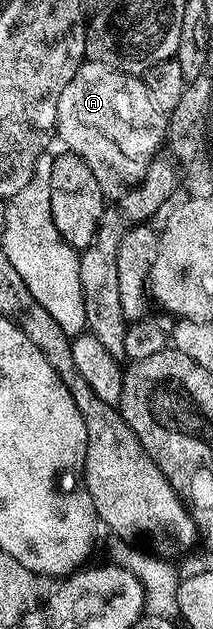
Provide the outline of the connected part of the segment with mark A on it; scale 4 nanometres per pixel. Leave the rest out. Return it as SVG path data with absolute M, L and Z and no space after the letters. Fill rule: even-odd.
M90 61L81 64L77 73L73 73L73 81L69 81L69 85L65 85L61 92L61 101L57 101L55 126L58 142L60 139L67 146L64 148L68 152L81 157L85 165L93 169L93 177L97 177L97 185L101 185L101 193L105 197L138 187L147 176L147 168L160 154L158 151L163 138L168 138L169 135L168 116L162 115L150 103L142 78L126 75L123 71L115 71L111 67Z

